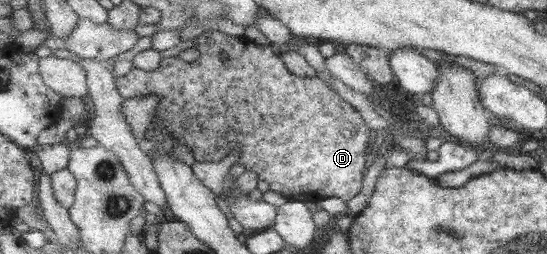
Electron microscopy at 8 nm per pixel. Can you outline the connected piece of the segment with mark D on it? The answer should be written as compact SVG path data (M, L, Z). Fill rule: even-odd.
M213 29L204 31L202 35L195 39L195 46L193 47L198 49L200 55L194 61L186 62L178 57L166 57L162 59L160 68L157 68L157 70L147 72L140 68L133 67L133 69L125 75L116 76L116 85L123 98L149 96L150 94L156 94L160 98L154 122L151 126L155 132L159 133L162 128L163 130L168 130L174 142L180 142L190 149L195 162L221 162L234 152L234 150L240 150L238 163L242 164L246 170L255 172L258 177L257 180L267 182L270 188L269 190L279 192L281 196L288 198L289 201L317 203L331 197L342 198L347 201L353 200L353 198L361 192L363 178L365 178L367 169L365 168L365 150L367 150L367 146L369 146L371 130L369 130L369 126L365 124L363 116L361 116L349 102L345 102L345 100L328 85L327 81L318 76L313 78L297 76L296 73L288 69L288 65L285 64L284 57L281 53L277 54L273 48L258 45L257 41L250 40L246 36L243 38L236 37ZM215 114L247 114L247 116L215 116Z

